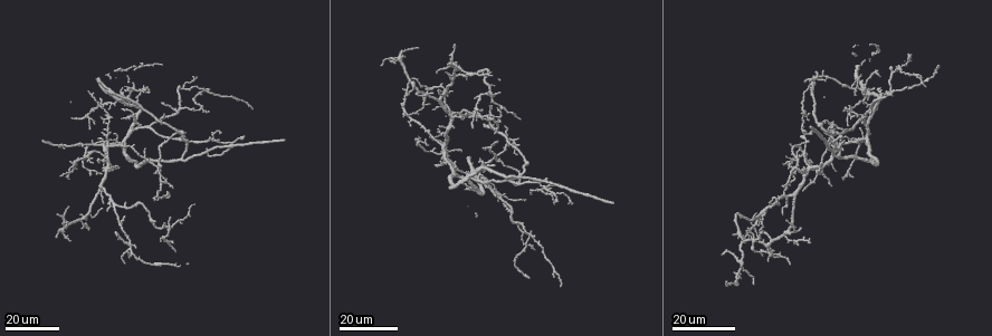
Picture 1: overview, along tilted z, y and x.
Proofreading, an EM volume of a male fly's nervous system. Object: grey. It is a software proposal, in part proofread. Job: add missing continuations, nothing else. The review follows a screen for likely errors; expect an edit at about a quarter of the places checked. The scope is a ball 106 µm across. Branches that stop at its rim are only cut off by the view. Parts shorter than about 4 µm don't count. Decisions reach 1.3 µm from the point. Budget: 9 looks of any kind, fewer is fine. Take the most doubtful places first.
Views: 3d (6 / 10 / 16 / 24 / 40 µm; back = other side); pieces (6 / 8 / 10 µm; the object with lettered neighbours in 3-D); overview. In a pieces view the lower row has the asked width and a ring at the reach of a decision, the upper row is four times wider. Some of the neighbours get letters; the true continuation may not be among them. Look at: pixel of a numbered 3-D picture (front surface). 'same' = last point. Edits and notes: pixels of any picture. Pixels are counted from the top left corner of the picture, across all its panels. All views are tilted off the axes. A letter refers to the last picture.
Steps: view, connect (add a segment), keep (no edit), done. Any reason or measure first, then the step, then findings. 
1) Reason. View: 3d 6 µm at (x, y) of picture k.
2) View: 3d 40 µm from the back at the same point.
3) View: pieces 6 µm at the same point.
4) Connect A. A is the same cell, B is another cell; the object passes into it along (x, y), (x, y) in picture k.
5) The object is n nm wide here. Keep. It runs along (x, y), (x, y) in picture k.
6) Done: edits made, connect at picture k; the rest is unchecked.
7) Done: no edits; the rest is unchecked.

An open end. View: 3d 16 µm at (178, 87) of picture 1.

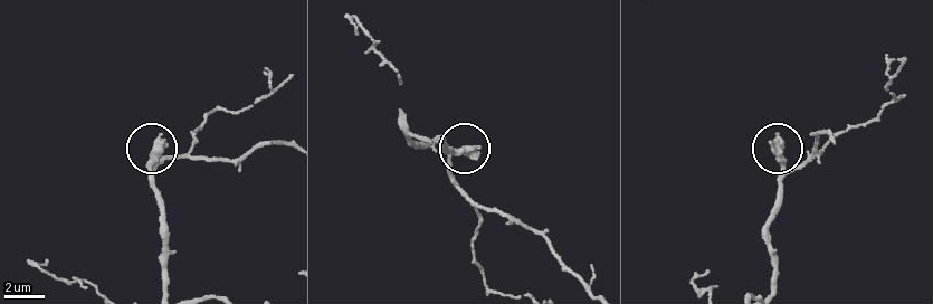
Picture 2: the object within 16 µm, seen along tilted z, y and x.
View: pieces 6 µm at (776, 140) of picture 2.

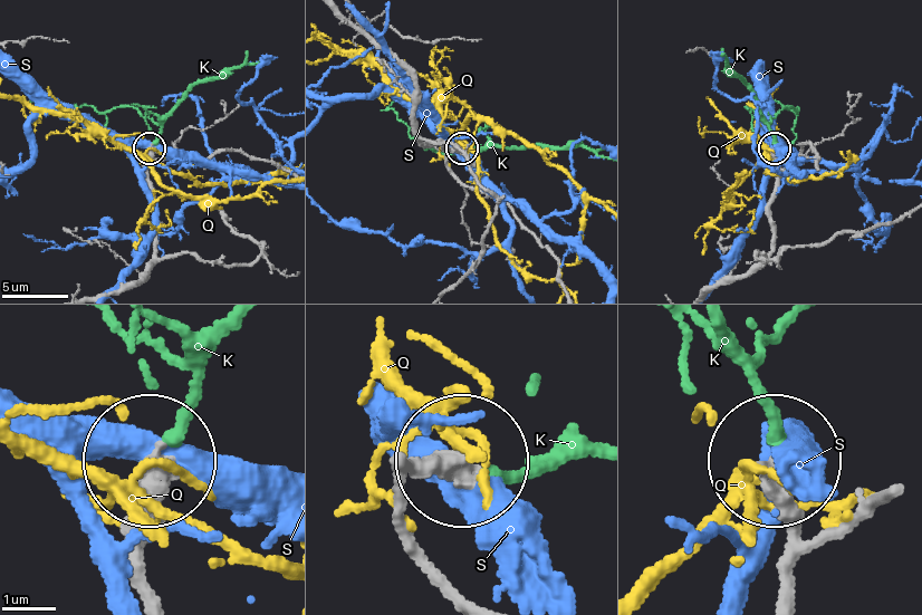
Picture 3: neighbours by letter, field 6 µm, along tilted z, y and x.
Connect K. K is the same cell, Q and S are other cells; the object passes into it along (778, 589), (781, 433), (759, 370), (778, 329) in picture 3; the neuron continues.

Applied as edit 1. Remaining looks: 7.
View: overview.

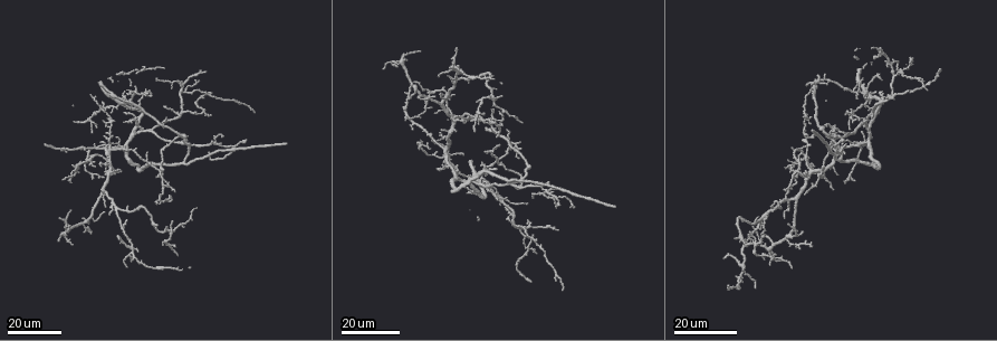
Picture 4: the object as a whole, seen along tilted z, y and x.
Tapers out. View: 3d 24 µm at (877, 90) of picture 4.

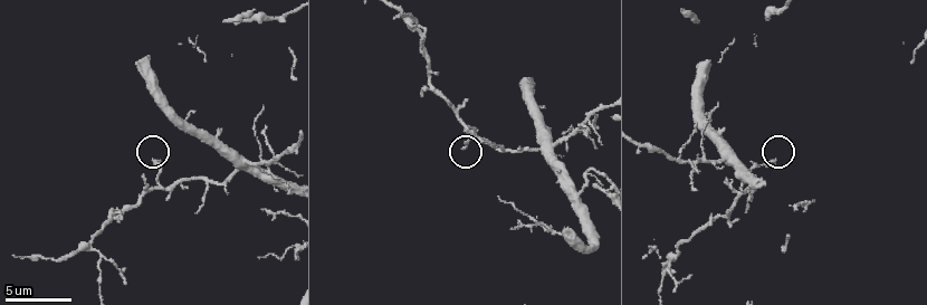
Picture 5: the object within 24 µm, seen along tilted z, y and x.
Zoom in. View: 3d 6 µm at (461, 146) of picture 5.

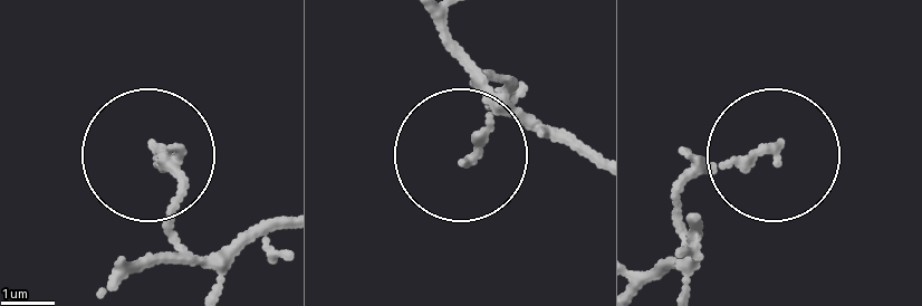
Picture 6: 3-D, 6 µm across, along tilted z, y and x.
View: pieces 10 µm at (469, 159) of picture 6.

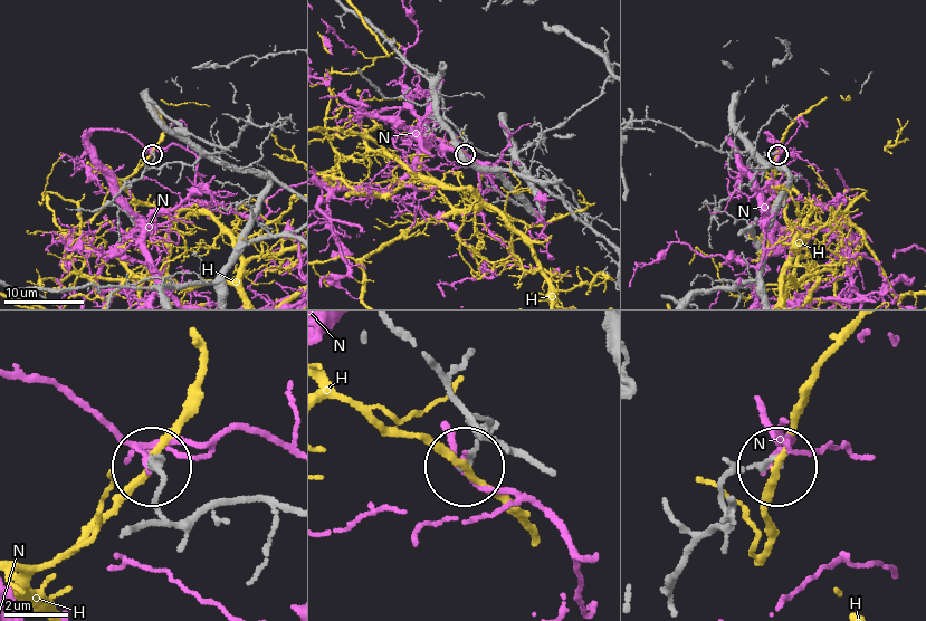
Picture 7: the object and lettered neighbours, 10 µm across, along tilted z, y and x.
Keep. H and N are other cells; none of them fits.

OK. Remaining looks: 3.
Branch stops here. View: 3d 16 µm at (158, 224) of picture 4.

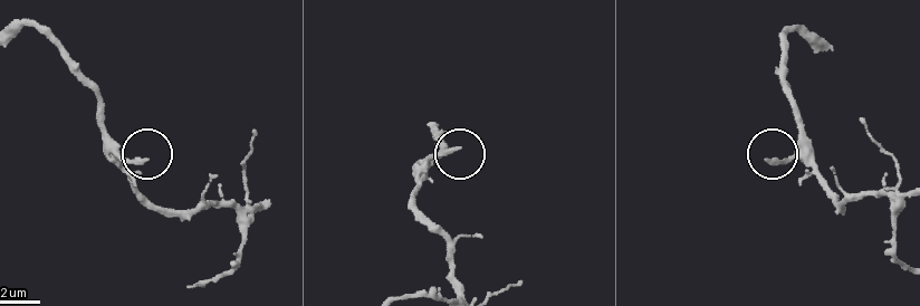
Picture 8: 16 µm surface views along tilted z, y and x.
View: pieces 10 µm at (459, 147) of picture 8.

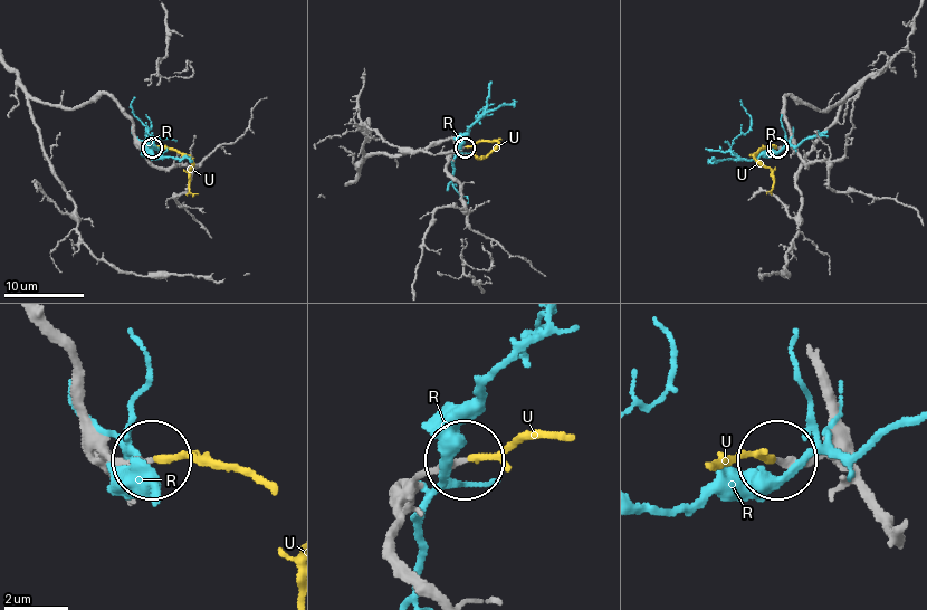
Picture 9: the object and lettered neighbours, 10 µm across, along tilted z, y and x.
Connect U. U is the same cell, R is another cell; the neuron continues.

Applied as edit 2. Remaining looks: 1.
Done: edits made, connect at picture 3, connect at picture 9; the rest is unchecked.

